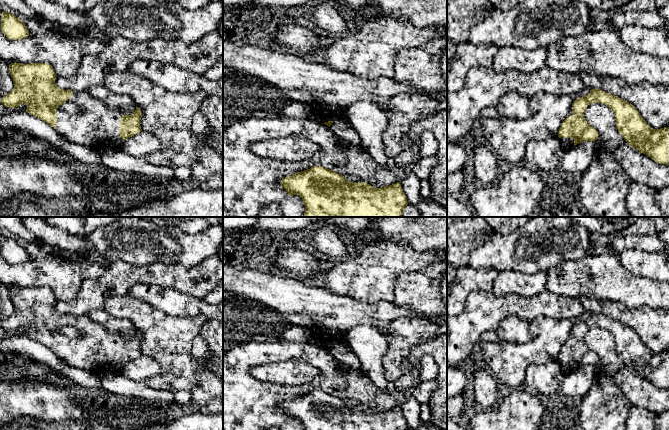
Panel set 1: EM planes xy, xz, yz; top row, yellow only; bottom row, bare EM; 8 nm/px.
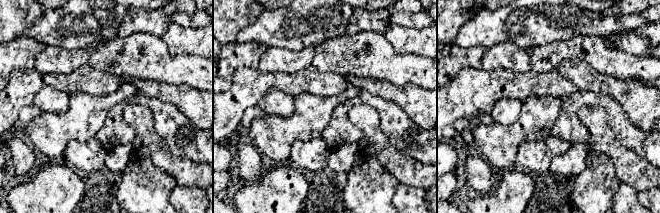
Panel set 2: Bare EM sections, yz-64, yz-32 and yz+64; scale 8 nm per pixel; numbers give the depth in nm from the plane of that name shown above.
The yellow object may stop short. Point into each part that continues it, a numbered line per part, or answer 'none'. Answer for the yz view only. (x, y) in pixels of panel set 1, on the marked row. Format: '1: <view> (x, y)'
1: yz (567, 141)

